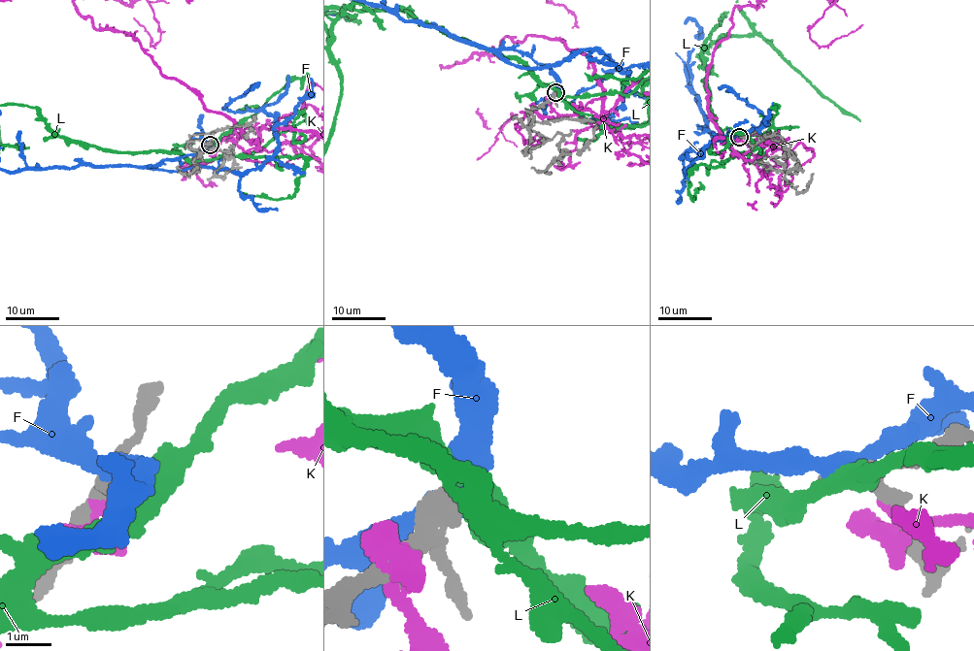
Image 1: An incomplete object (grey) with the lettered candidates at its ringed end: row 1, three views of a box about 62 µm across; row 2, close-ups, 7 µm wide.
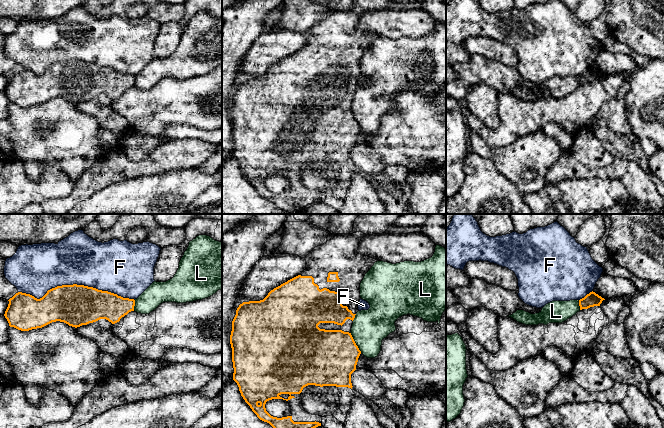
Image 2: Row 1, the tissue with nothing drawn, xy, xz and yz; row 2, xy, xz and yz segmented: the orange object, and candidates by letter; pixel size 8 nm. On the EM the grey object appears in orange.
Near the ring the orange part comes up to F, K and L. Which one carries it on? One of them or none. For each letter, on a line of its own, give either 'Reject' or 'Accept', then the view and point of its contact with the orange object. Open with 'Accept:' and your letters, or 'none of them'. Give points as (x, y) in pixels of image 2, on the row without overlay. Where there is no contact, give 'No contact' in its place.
Accept: none of them
F: Reject. Touches orange at xy (76, 60)
K: Reject. No contact
L: Reject. Touches orange at xz (355, 119)

